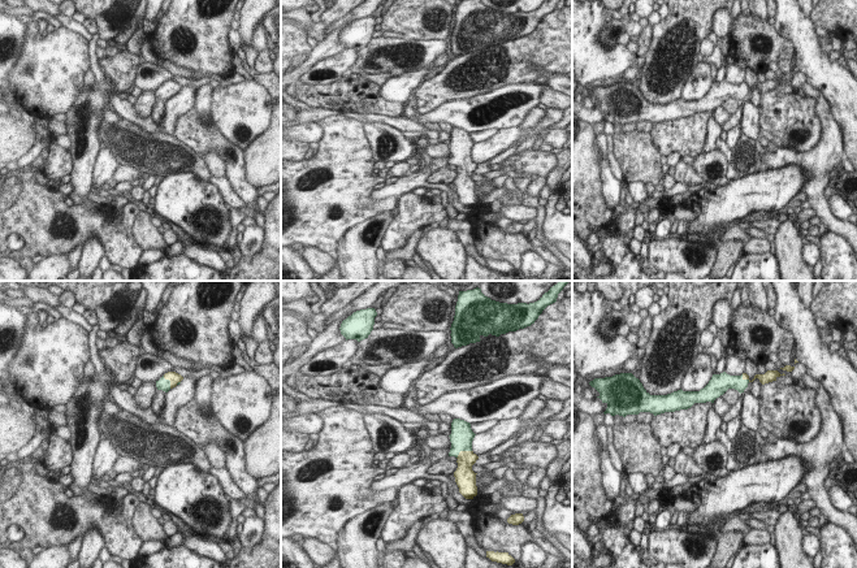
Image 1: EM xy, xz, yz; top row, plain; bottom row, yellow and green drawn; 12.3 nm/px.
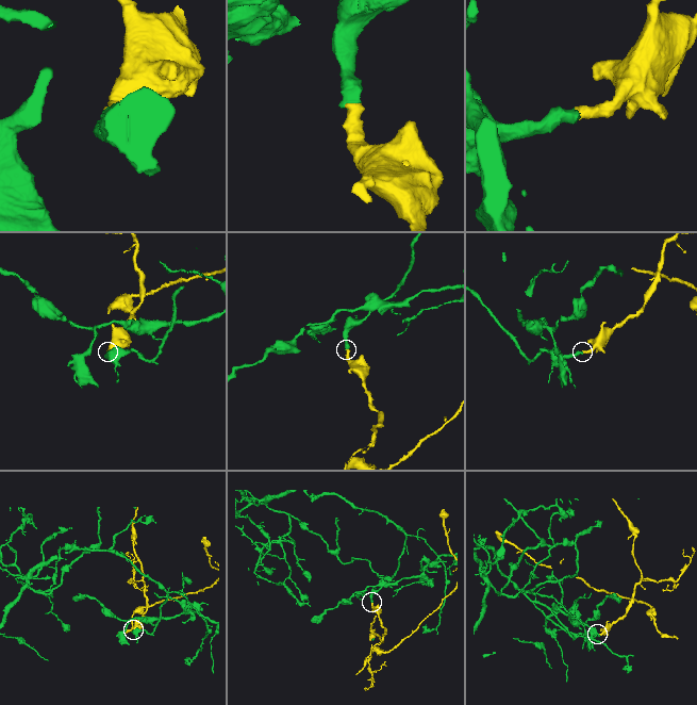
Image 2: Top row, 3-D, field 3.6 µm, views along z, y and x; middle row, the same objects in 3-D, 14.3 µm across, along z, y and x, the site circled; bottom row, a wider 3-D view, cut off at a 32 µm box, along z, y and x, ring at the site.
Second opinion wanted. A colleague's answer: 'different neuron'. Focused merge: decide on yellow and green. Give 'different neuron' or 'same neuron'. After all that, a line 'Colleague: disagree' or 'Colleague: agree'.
same neuron
Colleague: disagree

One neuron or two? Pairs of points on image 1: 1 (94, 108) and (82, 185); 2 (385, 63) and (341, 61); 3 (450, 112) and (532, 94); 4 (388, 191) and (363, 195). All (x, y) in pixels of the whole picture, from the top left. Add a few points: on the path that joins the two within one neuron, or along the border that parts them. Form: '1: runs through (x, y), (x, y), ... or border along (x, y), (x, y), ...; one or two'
1: runs through (87, 128), (85, 165); one
2: border along (359, 51), (359, 57), (354, 65); two
3: runs through (471, 109), (494, 96), (511, 91); one
4: border along (373, 190), (373, 199), (379, 202); two

